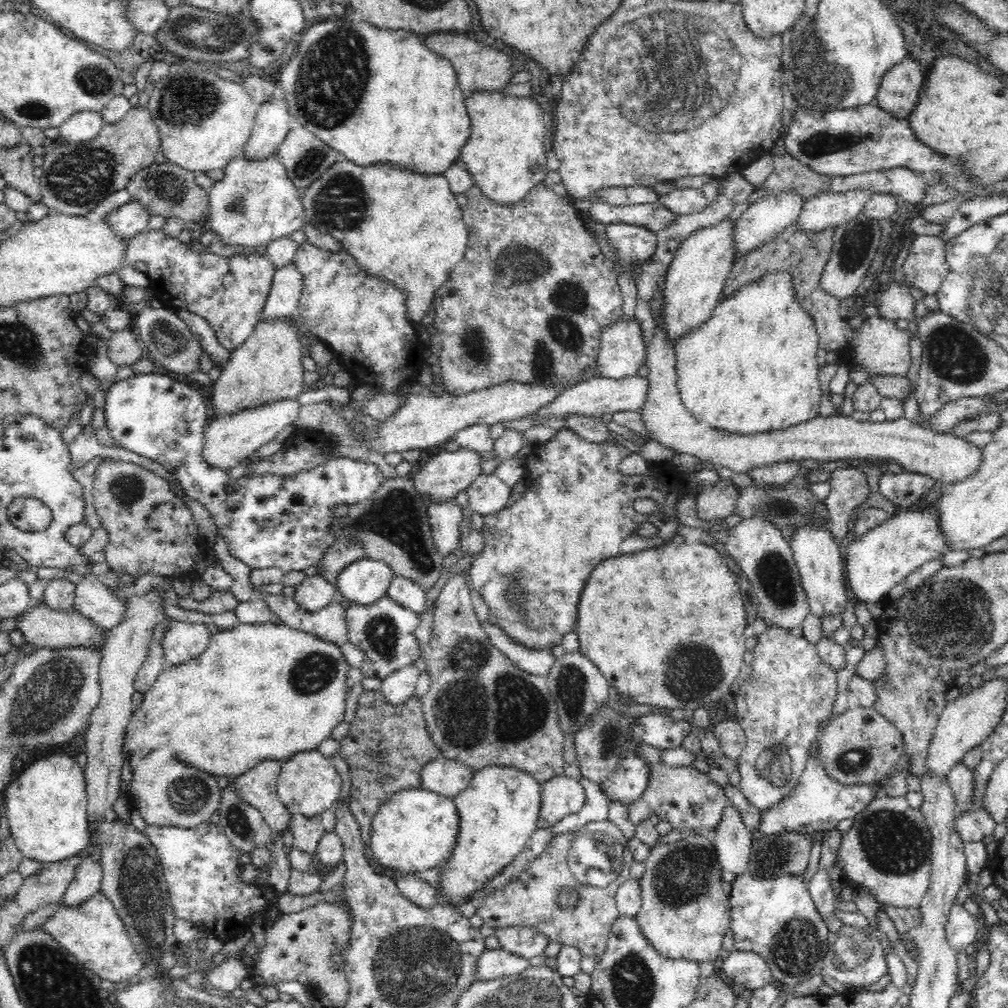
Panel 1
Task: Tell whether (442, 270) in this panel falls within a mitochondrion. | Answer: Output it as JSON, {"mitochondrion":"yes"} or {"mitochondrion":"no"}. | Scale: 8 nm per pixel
{"mitochondrion":"no"}

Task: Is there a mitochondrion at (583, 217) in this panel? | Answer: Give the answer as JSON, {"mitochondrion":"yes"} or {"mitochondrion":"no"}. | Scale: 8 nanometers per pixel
{"mitochondrion":"no"}

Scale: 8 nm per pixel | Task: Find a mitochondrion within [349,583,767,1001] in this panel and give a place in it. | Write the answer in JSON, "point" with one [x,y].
{"point":[508,707]}

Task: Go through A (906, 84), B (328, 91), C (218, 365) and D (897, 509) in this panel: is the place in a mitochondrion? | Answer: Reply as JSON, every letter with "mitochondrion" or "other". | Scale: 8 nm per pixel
{"A":"other","B":"mitochondrion","C":"other","D":"other"}

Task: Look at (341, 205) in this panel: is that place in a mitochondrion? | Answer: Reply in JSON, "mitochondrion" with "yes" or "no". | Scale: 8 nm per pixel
{"mitochondrion":"yes"}

